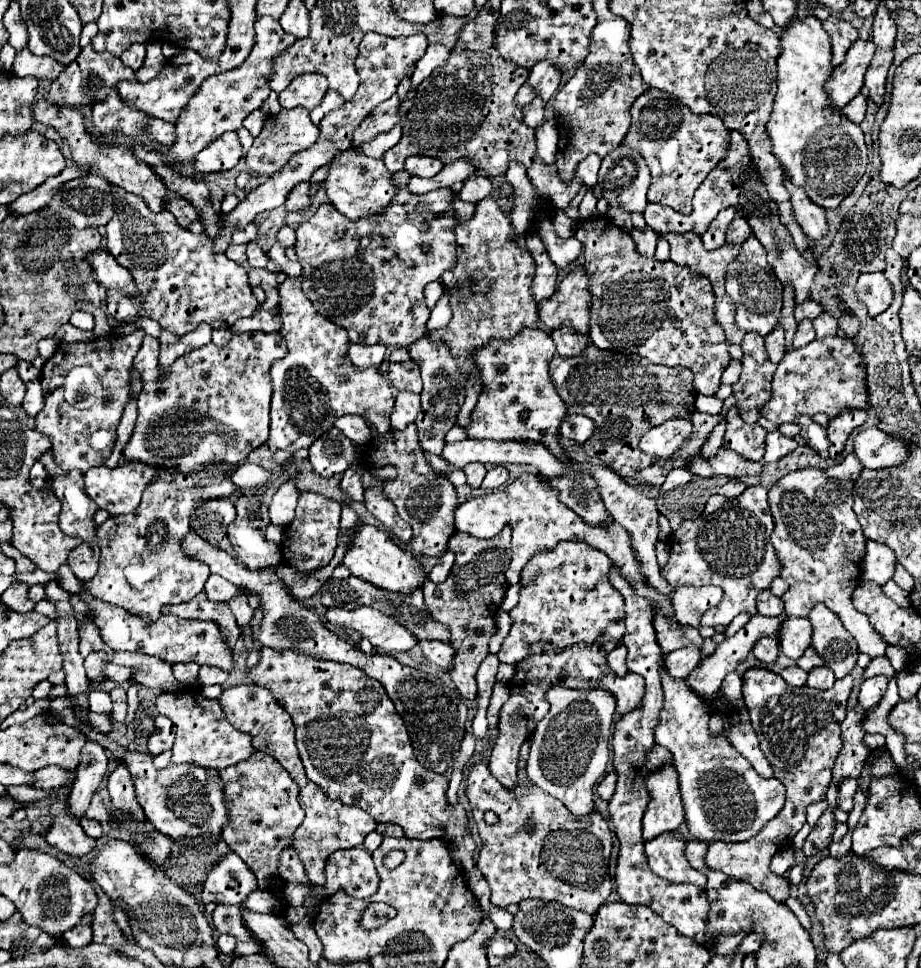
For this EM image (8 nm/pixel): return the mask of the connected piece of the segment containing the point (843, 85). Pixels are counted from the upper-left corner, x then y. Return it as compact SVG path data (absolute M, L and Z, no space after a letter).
M854 40L844 64L840 64L834 74L830 76L826 90L830 94L830 100L836 108L844 108L856 94L860 94L864 86L864 72L874 56L876 46L872 46L872 40Z

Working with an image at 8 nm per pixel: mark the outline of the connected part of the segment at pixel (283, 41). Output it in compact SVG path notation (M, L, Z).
M264 16L256 22L256 44L246 58L246 62L230 72L216 74L204 84L200 84L200 90L188 104L182 108L182 114L176 122L176 144L170 146L170 158L174 162L194 158L200 150L204 150L208 144L212 144L218 136L222 136L228 130L238 130L244 122L244 118L262 106L262 102L270 94L268 80L272 78L272 64L274 58L280 56L280 52L286 52L296 42L294 36L288 36L278 20L272 20L270 16Z

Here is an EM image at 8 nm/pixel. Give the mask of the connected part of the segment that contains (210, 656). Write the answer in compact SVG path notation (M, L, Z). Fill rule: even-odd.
M64 564L60 570L62 580L58 580L58 584L68 590L70 594L78 594L88 606L90 612L94 612L94 624L100 628L100 636L102 640L112 648L112 650L126 650L126 652L142 652L146 656L156 656L160 660L166 660L168 664L176 664L176 662L196 662L196 664L208 664L208 666L218 666L226 672L232 670L234 666L234 658L232 652L228 650L226 642L222 640L220 628L214 622L202 622L202 620L182 620L178 616L160 616L160 620L156 620L156 624L144 624L144 620L140 620L138 616L132 616L128 612L124 612L124 608L112 606L112 604L104 604L102 600L96 600L94 596L90 596L82 582L72 574L70 566Z

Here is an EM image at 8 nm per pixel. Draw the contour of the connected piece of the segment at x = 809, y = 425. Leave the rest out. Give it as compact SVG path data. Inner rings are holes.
M798 418L796 424L802 426L800 436L806 440L806 444L816 450L822 458L830 458L828 456L828 438L826 438L826 430L822 426L818 426L812 418Z

